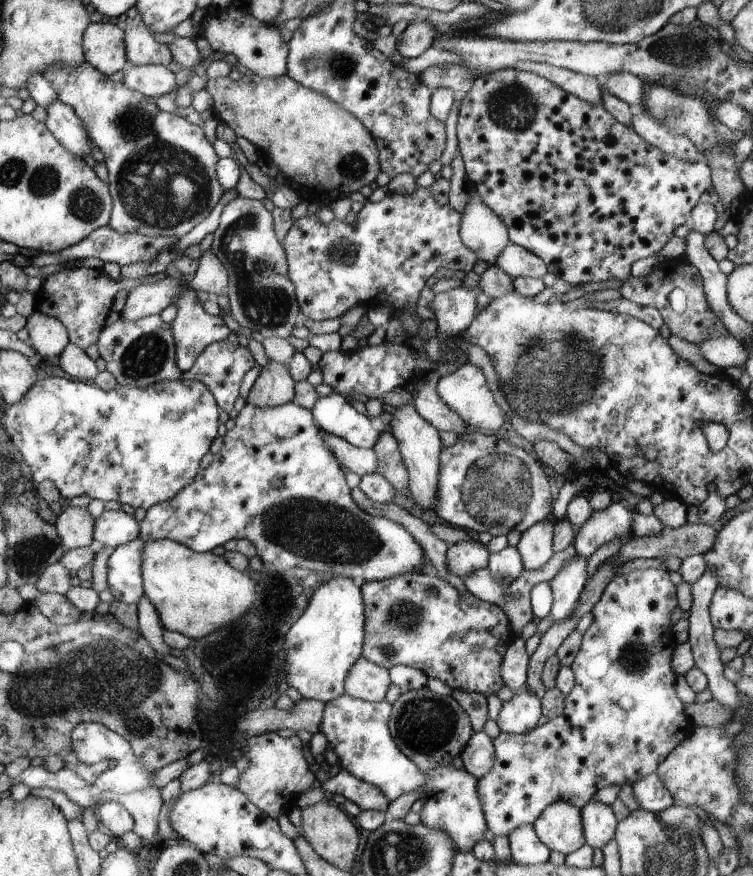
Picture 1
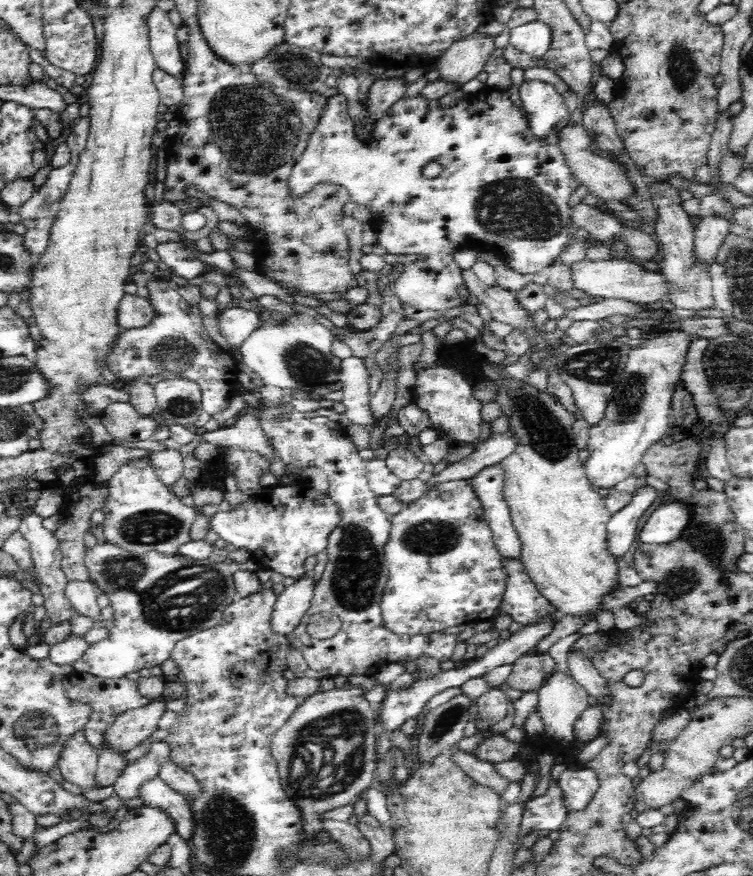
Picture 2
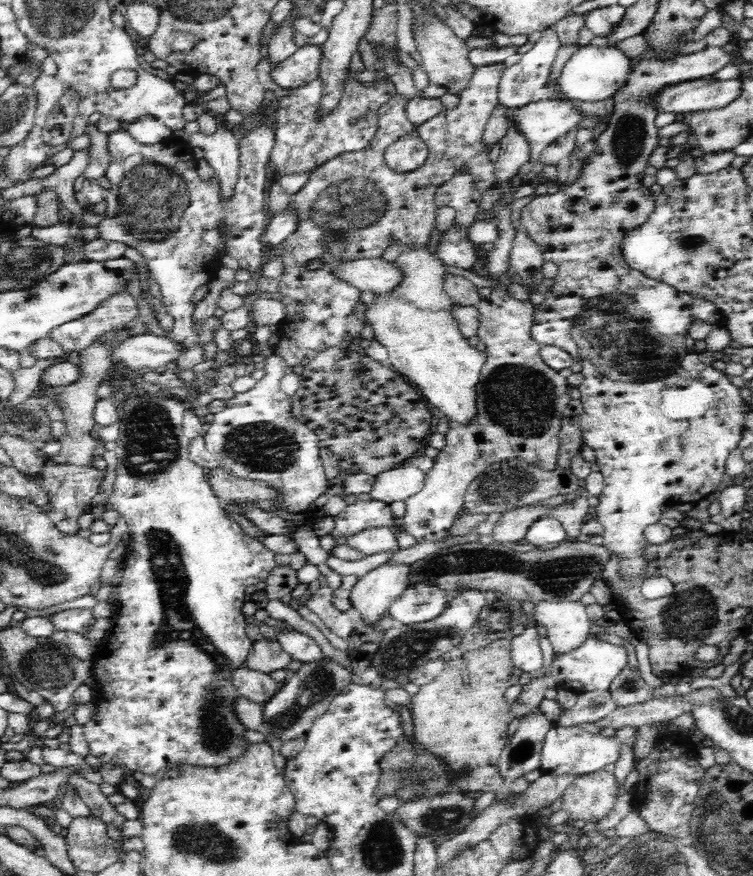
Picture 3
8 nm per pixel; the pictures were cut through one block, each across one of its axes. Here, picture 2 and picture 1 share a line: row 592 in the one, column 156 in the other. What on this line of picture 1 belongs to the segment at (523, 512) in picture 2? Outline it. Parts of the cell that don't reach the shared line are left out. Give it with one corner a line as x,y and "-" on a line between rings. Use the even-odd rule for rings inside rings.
171,540
143,541
143,591
156,607
163,628
175,633
183,634
193,641
204,639
208,634
244,618
252,602
256,600
256,584
242,574
240,569
232,568
224,558
212,554
212,551
197,553
195,550

